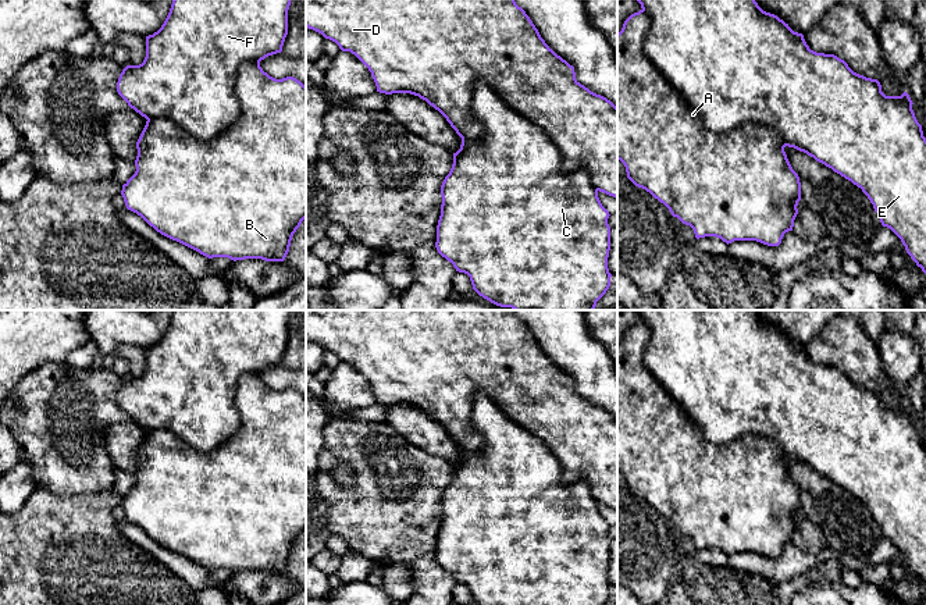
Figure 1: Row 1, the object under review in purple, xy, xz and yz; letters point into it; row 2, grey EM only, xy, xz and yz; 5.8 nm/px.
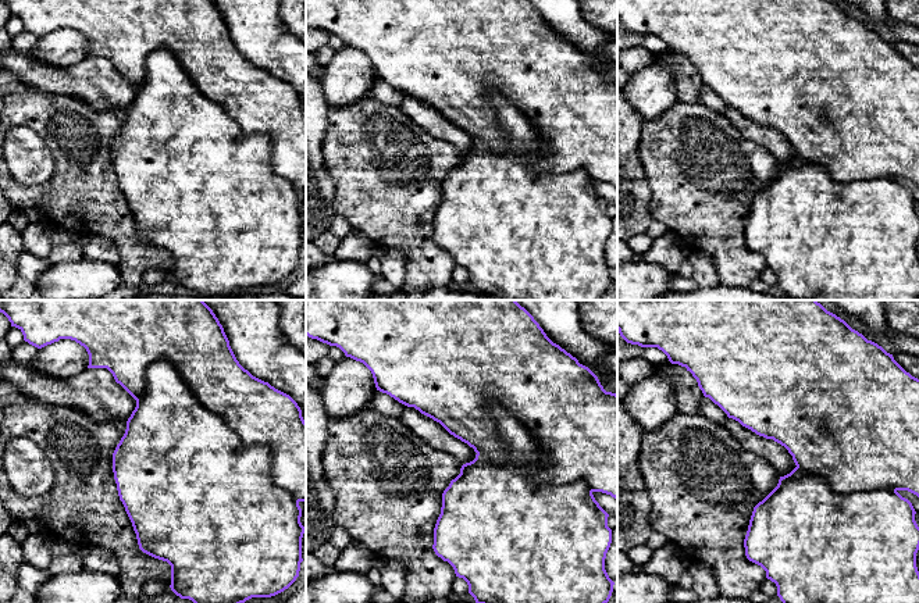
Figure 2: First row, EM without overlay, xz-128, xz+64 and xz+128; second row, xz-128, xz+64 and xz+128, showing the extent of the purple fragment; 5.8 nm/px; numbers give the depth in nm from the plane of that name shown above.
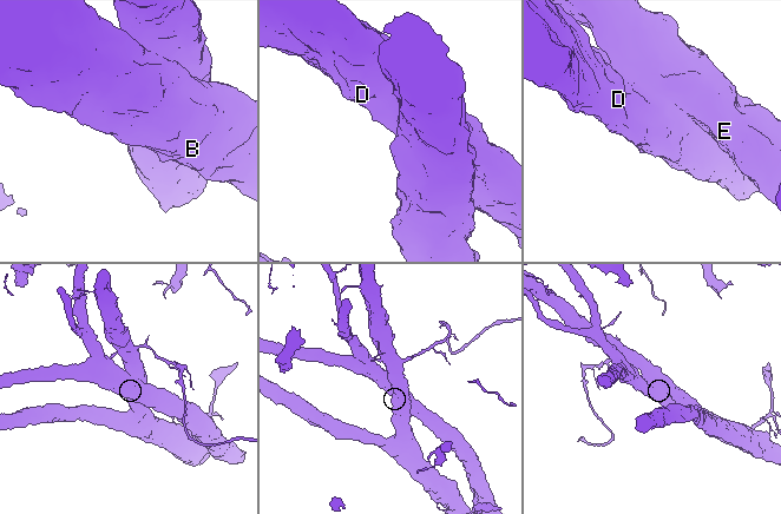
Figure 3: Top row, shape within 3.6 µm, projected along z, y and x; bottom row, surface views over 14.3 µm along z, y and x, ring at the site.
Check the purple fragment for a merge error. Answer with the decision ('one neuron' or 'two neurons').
two neurons

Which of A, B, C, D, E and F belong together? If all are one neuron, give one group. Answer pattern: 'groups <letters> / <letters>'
groups A B D / C E F

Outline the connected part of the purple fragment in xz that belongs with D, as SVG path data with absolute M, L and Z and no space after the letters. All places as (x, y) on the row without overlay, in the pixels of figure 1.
M306 310L306 338L335 353L342 363L355 366L371 384L377 403L419 408L438 421L462 451L478 451L485 446L485 441L471 424L474 394L484 392L512 421L546 445L562 465L563 484L584 481L590 485L591 495L596 502L617 510L617 419L576 391L574 378L545 355L530 328L516 316L514 310Z

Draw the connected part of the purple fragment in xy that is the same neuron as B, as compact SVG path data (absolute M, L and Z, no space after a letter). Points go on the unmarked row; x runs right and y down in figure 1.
M246 373L238 380L235 406L239 428L206 453L190 448L174 433L147 431L136 453L136 483L122 497L121 506L127 520L157 544L209 570L284 573L293 545L306 530L306 398L293 388L275 391L260 376Z

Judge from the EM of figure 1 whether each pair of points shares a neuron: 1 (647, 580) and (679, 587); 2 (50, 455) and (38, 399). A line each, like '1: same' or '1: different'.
1: different
2: same

